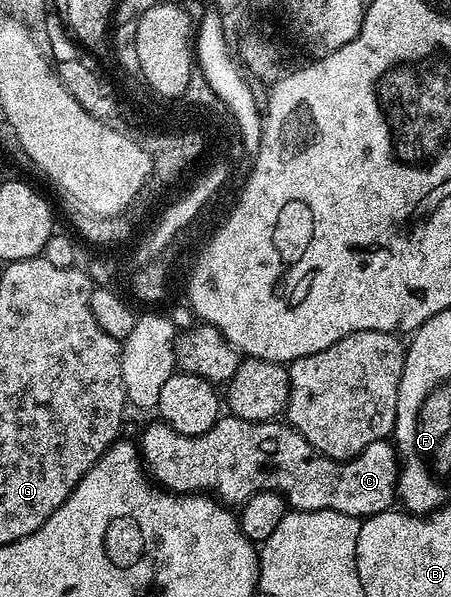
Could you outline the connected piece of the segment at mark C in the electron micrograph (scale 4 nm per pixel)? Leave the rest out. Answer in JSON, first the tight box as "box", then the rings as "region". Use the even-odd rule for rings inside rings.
{"box":[140,415,400,519],"region":[[[222,415],[207,433],[195,437],[176,432],[161,419],[155,422],[155,425],[148,426],[142,433],[140,456],[147,474],[161,488],[171,493],[213,495],[227,506],[238,507],[249,497],[256,495],[258,490],[271,489],[274,493],[282,494],[286,498],[287,506],[299,513],[340,511],[344,515],[352,515],[359,519],[385,513],[393,506],[390,504],[395,504],[400,462],[397,448],[389,440],[368,443],[368,447],[364,447],[360,455],[351,457],[348,461],[333,461],[331,457],[324,457],[314,450],[308,439],[304,439],[304,435],[296,432],[290,424],[278,419],[245,421],[239,417]]]}

